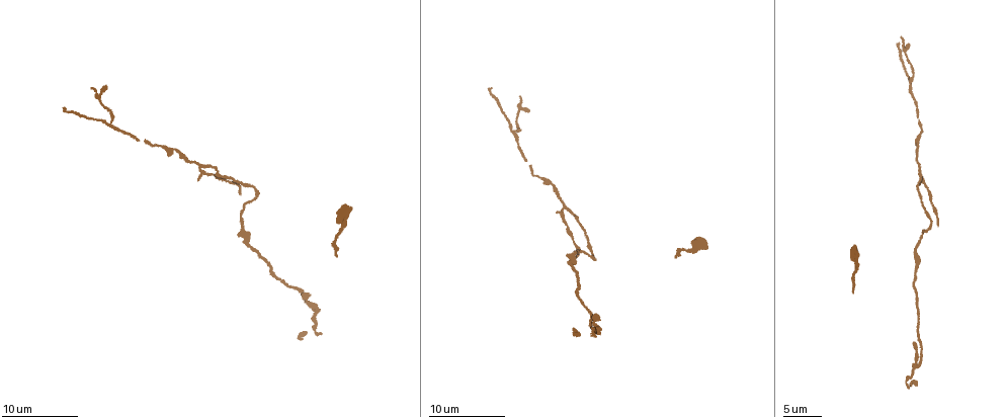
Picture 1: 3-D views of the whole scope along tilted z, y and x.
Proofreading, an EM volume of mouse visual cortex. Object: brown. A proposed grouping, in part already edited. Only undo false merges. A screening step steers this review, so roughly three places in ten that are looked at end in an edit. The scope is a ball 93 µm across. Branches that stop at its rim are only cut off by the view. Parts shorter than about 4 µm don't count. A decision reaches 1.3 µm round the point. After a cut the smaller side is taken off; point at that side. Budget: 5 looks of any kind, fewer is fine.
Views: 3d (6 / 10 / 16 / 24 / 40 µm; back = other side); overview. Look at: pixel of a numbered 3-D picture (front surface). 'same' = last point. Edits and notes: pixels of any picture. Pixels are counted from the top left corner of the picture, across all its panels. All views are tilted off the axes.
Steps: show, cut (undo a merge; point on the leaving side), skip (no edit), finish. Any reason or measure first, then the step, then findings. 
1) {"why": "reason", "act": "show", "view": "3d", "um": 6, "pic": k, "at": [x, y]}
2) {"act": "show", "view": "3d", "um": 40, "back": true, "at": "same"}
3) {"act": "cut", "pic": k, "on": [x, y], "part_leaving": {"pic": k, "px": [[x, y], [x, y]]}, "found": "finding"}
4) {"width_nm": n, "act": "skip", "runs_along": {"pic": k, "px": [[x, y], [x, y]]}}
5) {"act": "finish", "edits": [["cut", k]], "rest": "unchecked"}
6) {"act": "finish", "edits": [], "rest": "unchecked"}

{"why": "thick turns thin", "act": "show", "view": "3d", "um": 16, "pic": 1, "at": [919, 146]}

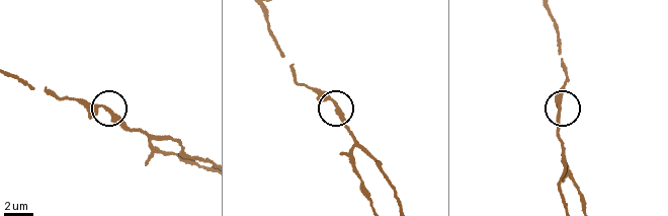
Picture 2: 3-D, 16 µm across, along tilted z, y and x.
{"act": "skip", "runs_along": {"pic": 2, "px": [[203, 161], [171, 140], [129, 126], [105, 108], [63, 98]]}, "found": "continuous, no second neuron"}

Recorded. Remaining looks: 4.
{"why": "sudden change in width", "act": "show", "view": "3d", "um": 10, "pic": 1, "at": [257, 191]}

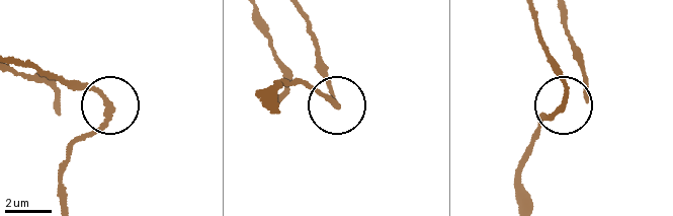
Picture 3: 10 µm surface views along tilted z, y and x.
{"why": "closer look", "act": "show", "view": "3d", "um": 6, "pic": 3, "at": [560, 106]}

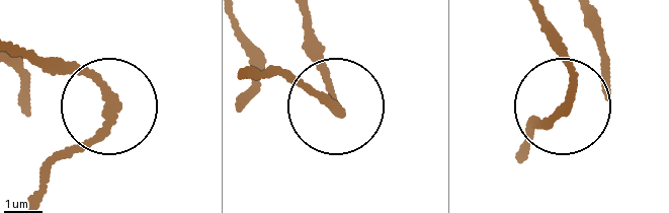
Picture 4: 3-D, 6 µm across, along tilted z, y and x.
{"act": "skip", "runs_along": {"pic": 4, "px": [[246, 76], [265, 69], [334, 102], [307, 27]]}, "found": "all the same neuron"}

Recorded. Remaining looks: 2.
{"act": "show", "view": "3d", "um": 10, "pic": 1, "at": [112, 121]}

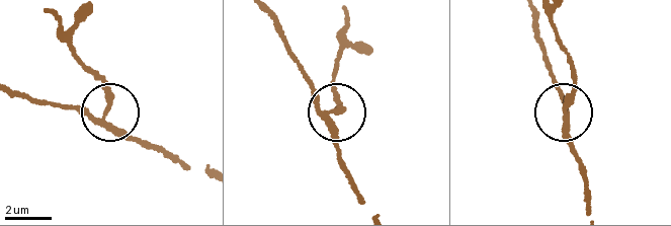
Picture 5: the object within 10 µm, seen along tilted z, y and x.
{"act": "cut", "pic": 5, "on": [108, 93], "part_leaving": {"pic": 5, "px": [[328, 119], [342, 103], [335, 74], [348, 42], [348, 22]]}, "found": "a second neuron is stuck on"}

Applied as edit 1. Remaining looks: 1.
{"act": "finish", "edits": [["cut", 5]], "rest": "unchecked"}

